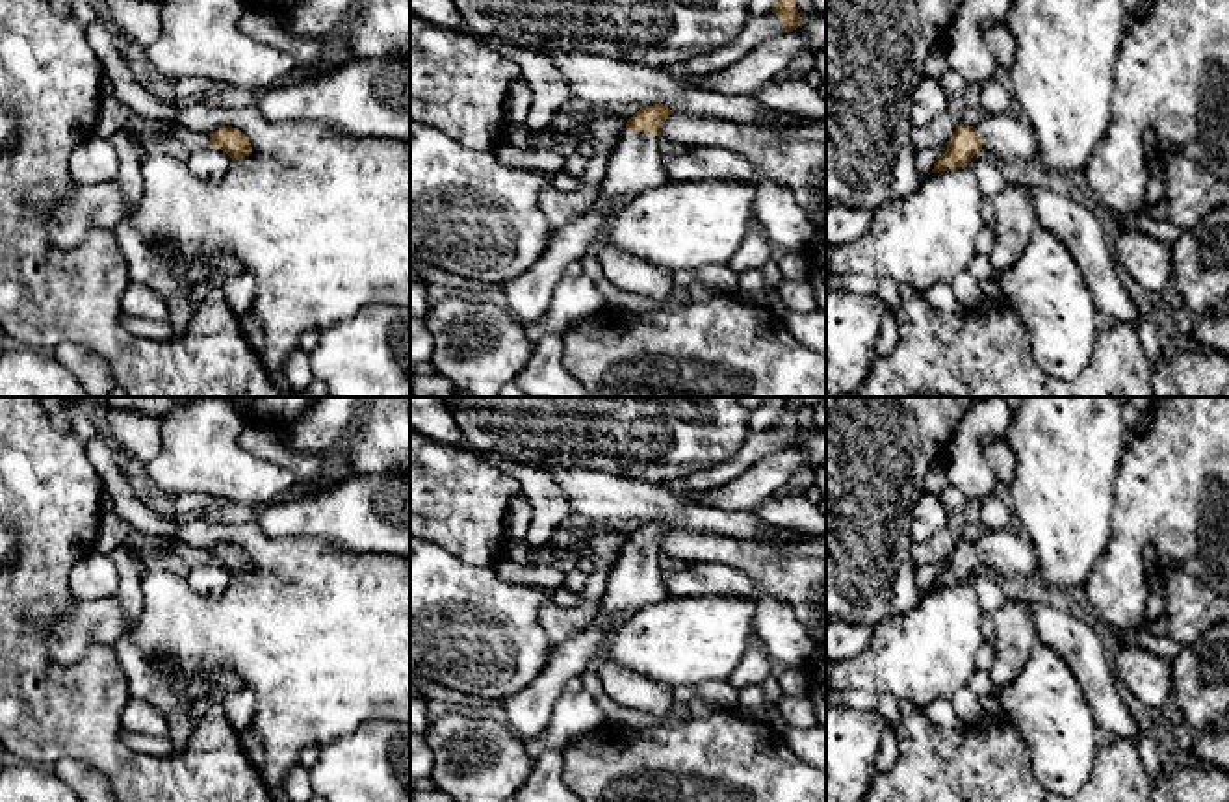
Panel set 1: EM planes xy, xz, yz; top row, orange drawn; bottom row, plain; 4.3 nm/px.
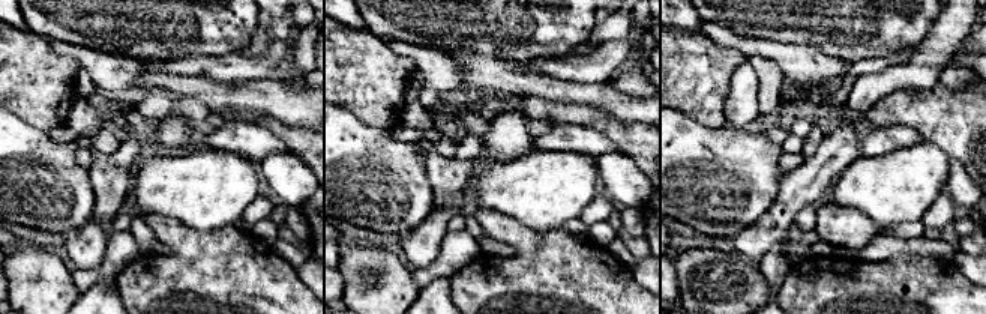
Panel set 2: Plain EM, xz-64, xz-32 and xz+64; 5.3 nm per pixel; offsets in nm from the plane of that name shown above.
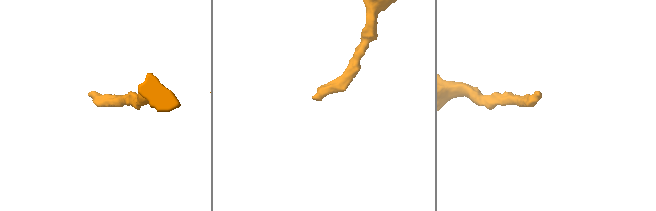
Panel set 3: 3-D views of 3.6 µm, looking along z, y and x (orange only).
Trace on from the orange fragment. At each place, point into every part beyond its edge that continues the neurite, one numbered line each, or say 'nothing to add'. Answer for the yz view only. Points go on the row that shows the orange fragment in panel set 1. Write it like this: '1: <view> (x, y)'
1: yz (1003, 134)

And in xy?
nothing to add

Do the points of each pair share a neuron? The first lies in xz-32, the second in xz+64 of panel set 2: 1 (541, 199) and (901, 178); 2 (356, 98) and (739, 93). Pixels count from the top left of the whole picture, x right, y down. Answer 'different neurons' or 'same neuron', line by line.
1: same neuron
2: different neurons

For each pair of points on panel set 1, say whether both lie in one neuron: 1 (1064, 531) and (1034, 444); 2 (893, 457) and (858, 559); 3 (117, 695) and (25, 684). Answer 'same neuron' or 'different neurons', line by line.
1: same neuron
2: same neuron
3: same neuron

